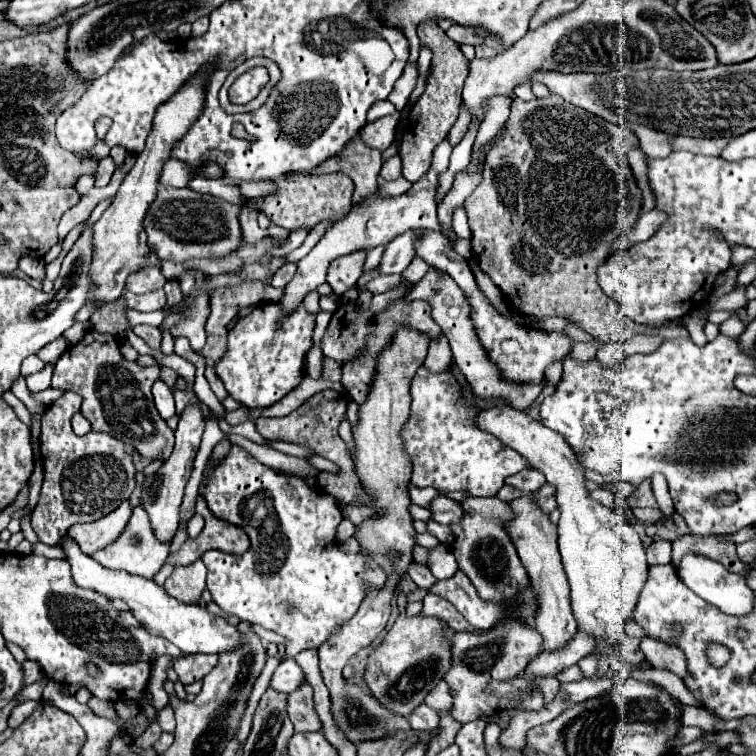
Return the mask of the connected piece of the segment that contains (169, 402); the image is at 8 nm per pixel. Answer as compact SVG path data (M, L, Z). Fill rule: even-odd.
M156 380L152 386L152 394L154 394L154 404L156 404L160 416L164 420L172 418L176 414L176 406L174 406L174 396L172 396L170 386L164 380Z

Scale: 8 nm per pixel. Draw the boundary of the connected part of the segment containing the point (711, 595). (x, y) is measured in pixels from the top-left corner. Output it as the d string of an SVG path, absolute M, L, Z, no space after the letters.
M688 552L682 556L680 564L676 566L676 572L678 572L678 578L694 592L698 594L702 600L714 604L716 608L720 608L722 612L728 612L732 616L744 616L752 610L752 596L754 592L746 586L744 578L728 572L722 564L718 564L716 560L708 558L708 556L702 556L702 554L694 554L694 552Z

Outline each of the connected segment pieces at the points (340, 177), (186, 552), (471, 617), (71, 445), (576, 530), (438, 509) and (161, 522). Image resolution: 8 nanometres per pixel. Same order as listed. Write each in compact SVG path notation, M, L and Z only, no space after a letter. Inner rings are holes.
M286 172L280 174L278 178L272 180L278 190L274 194L264 196L264 206L260 206L260 210L270 218L272 224L284 226L288 230L296 230L296 228L312 228L314 224L318 224L320 220L340 220L350 208L352 202L352 194L354 194L354 184L352 178L340 172L332 172L332 174L294 174L294 172Z
M198 494L198 502L196 502L196 512L202 514L206 520L204 530L200 532L198 538L188 538L188 542L180 548L180 552L170 554L166 562L182 566L182 564L190 564L190 562L198 560L204 552L214 550L214 548L222 550L222 552L230 552L230 554L244 554L250 548L248 534L242 528L216 518L208 510L206 500L200 494Z
M458 570L454 576L446 578L446 580L438 580L430 592L450 600L458 612L476 628L484 630L484 628L492 628L492 624L496 624L496 620L500 620L500 616L504 616L504 606L500 604L488 604L484 600L480 600L480 596L476 594L476 590L472 588L472 582L468 580L468 576Z
M66 390L54 404L50 404L44 412L42 418L42 434L40 434L40 452L42 452L42 460L44 460L44 484L42 484L42 492L40 492L40 502L32 512L32 528L38 534L38 538L44 544L56 546L60 542L60 536L64 536L68 532L68 528L76 522L94 522L106 514L110 514L112 510L116 510L120 506L122 500L130 498L136 480L136 468L132 462L132 454L128 454L124 450L124 444L108 434L100 434L100 432L90 432L86 436L76 436L72 432L70 426L70 418L74 412L80 410L82 404L82 396L78 396L72 390Z
M508 406L484 408L478 416L478 424L522 454L534 468L544 472L546 482L556 488L560 510L558 546L570 582L572 612L578 626L594 638L618 642L624 634L624 622L632 618L632 608L636 606L640 588L646 580L648 564L640 536L616 510L590 498L584 466L560 434Z
M438 496L430 506L434 520L440 524L460 524L464 518L464 508L460 502L450 500L448 496Z
M188 406L180 414L180 422L178 422L178 428L176 428L176 444L174 444L172 456L154 474L150 474L142 484L142 506L150 514L152 528L154 528L154 532L160 540L172 540L172 536L178 528L180 504L182 504L182 498L184 498L184 488L186 488L190 474L192 474L196 452L200 448L202 432L204 432L202 410L198 406Z

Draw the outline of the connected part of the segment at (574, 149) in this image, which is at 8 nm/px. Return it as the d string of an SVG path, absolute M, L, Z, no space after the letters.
M560 96L524 102L514 98L504 140L486 158L482 184L464 204L472 230L472 252L480 268L490 274L510 304L532 316L572 316L582 330L604 342L628 342L634 334L658 334L664 340L686 336L686 328L672 322L666 326L644 326L628 320L616 302L598 286L596 270L608 258L618 236L632 230L642 214L642 190L626 164L626 152L638 146L638 138L624 126L568 104Z

